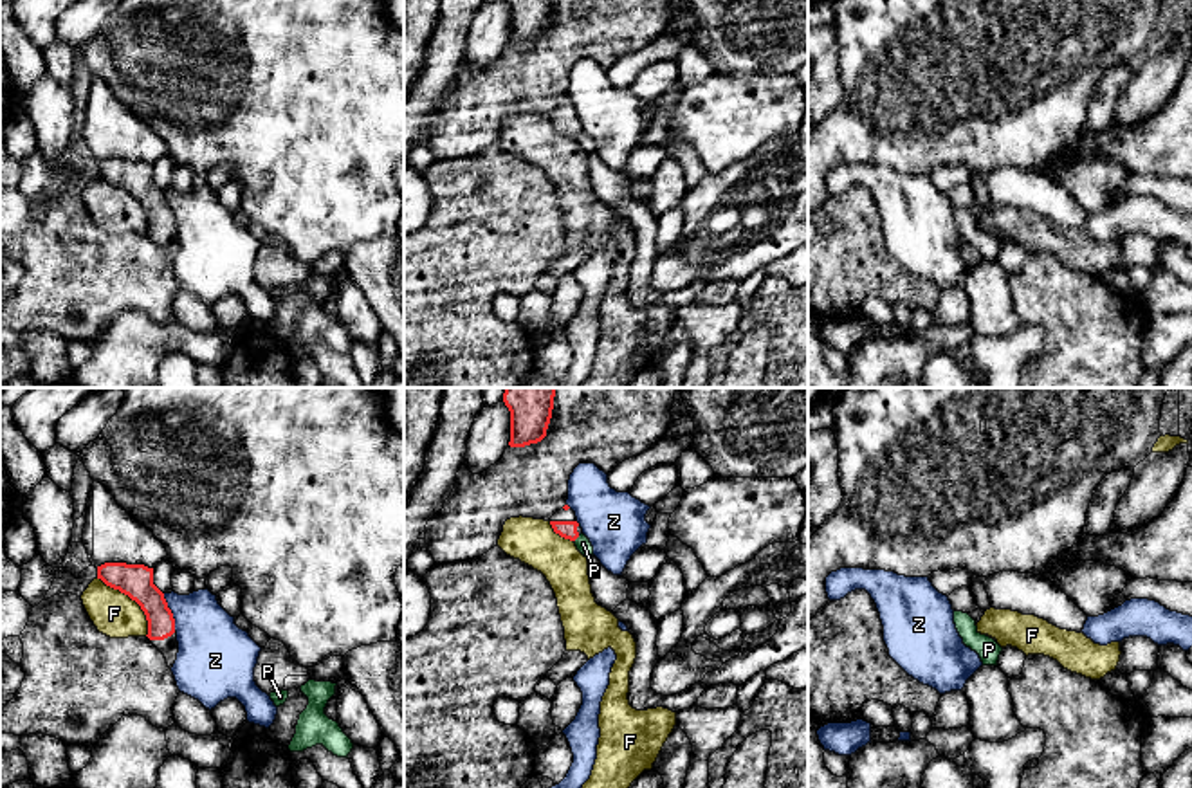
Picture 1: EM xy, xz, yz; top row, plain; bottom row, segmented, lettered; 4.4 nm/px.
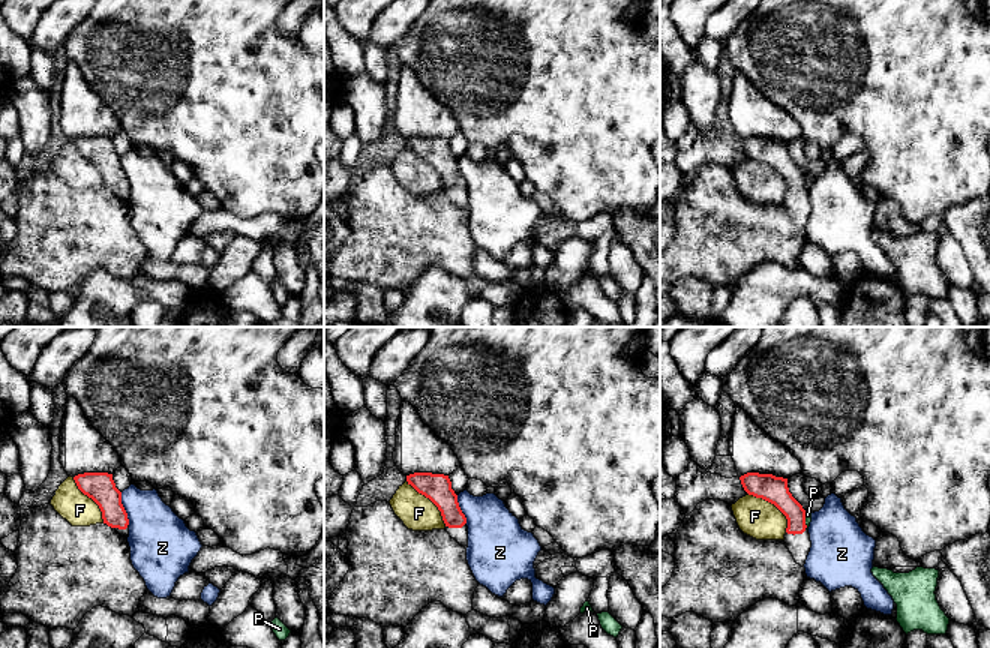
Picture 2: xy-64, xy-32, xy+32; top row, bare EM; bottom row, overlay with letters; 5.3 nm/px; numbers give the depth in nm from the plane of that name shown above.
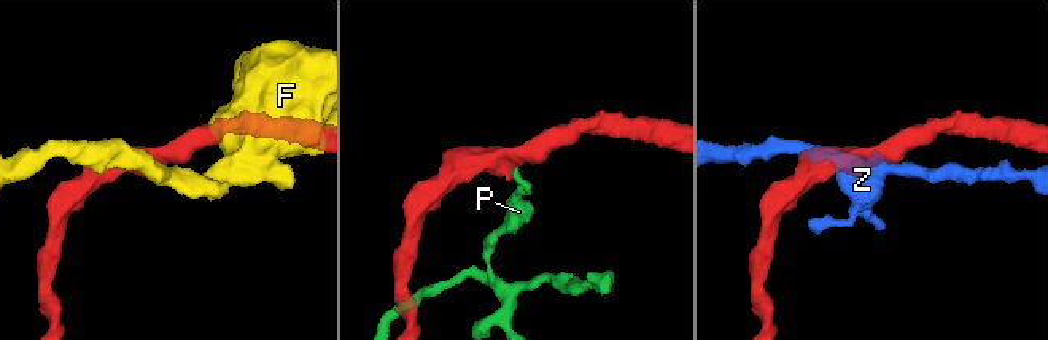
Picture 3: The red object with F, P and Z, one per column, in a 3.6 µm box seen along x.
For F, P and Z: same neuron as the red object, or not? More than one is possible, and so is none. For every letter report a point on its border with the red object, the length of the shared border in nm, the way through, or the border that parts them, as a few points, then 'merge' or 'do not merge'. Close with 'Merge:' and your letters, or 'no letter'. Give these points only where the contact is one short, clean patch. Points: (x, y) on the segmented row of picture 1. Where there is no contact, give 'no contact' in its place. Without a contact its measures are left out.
F: contact xy (132, 599); length 340 nm; do not merge
P: contact xz (576, 538); length 40 nm; border xz (579, 536), (574, 540); do not merge
Z: contact xy (170, 612); length 180 nm; do not merge
Merge: no letter

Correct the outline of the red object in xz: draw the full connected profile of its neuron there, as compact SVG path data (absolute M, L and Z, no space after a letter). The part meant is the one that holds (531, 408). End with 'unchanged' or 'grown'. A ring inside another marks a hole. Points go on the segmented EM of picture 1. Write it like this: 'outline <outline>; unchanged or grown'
outline M505 388L503 402L510 411L510 447L537 444L546 436L555 388Z; unchanged

